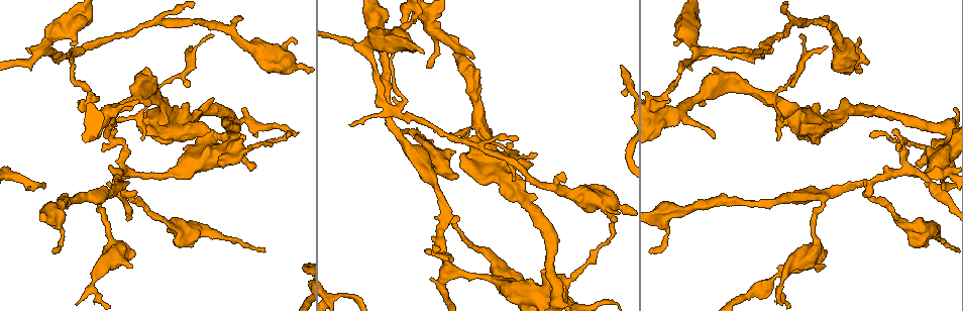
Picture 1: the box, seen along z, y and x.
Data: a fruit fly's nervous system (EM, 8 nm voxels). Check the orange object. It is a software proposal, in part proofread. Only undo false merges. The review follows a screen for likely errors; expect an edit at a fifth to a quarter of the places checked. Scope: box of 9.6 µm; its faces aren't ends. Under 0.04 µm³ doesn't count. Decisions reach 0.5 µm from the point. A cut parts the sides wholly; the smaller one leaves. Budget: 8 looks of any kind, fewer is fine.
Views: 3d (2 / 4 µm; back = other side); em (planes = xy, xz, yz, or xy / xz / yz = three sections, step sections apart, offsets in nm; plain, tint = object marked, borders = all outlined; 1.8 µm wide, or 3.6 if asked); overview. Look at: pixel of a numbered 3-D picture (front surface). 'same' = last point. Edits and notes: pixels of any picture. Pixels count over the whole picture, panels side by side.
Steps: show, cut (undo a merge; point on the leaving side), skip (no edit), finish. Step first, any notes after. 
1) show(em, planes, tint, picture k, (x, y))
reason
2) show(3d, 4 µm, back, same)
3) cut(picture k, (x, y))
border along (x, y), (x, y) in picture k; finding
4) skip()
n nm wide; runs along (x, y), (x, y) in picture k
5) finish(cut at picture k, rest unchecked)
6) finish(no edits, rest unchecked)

show(3d, 4 µm, picture 1, (755, 51))
sharp bend

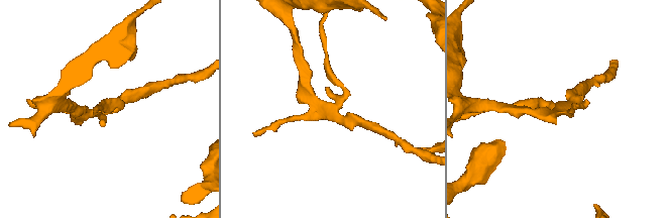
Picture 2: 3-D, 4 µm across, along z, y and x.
show(em, xy, step 4, tint, picture 2, (560, 103))
now the EM

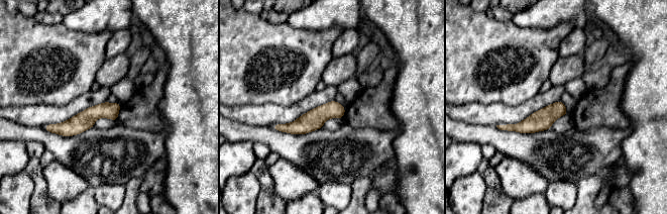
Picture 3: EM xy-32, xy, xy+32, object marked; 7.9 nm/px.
skip()
runs along (117, 106), (71, 127), (49, 126) in picture 3; continuous, no second neuron

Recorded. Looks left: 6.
show(3d, 2 µm, picture 1, (775, 99))
two arms in line, one across

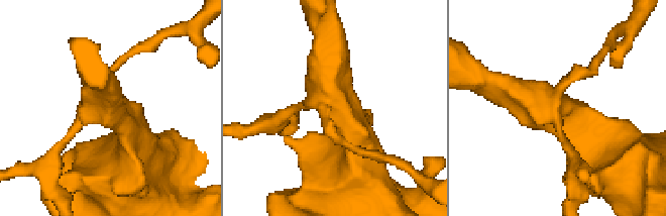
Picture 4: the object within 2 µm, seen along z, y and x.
show(em, planes, tint, picture 4, (551, 104))
shape alone is not enough

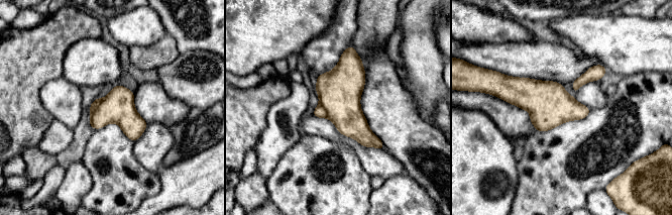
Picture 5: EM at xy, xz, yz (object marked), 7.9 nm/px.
skip()
3 arms; all the same neuron

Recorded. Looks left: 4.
show(em, yz, step 16, tint, picture 1, (238, 150))
four or more arms meet

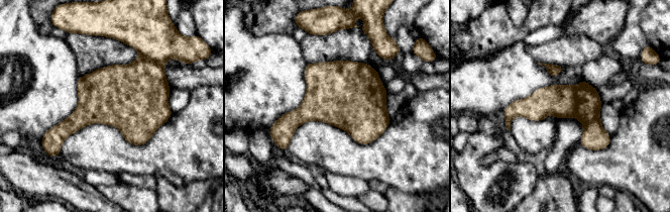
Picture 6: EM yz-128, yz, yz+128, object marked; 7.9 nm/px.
cut(picture 6, (148, 29))
border along (139, 55), (163, 66) in picture 6; two neurons meet here

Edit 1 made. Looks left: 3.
finish(cut at picture 6, rest unchecked)

